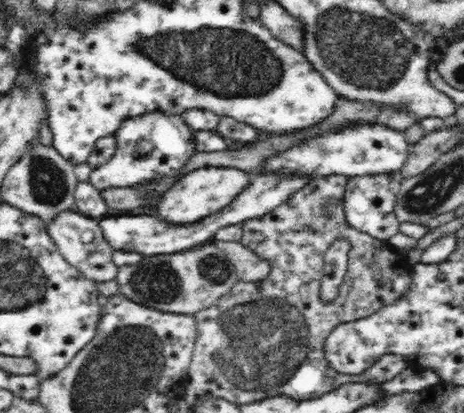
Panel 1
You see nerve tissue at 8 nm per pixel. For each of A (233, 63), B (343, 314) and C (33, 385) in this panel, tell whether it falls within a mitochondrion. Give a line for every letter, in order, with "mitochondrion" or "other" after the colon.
A: mitochondrion
B: other
C: other

